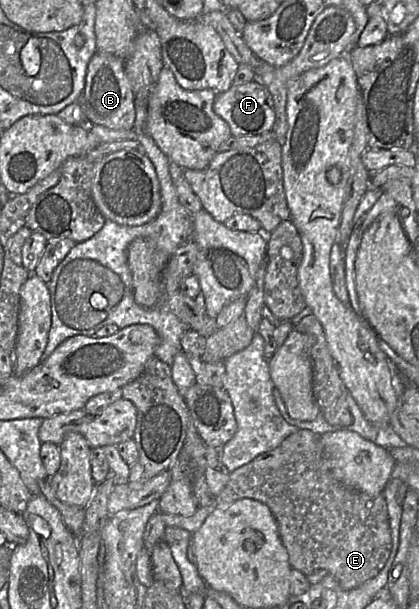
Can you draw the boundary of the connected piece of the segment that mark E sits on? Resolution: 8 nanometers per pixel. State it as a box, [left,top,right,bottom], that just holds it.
[214,430,393,590]

